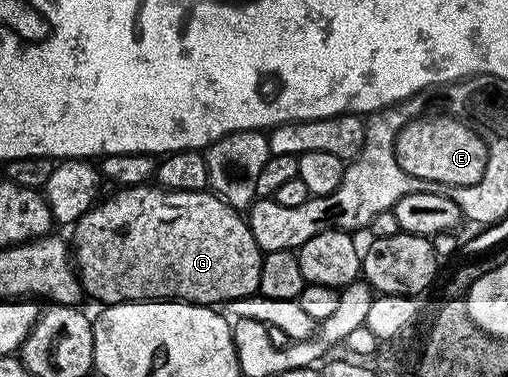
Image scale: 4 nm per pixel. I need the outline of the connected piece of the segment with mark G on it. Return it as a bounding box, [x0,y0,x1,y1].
[73,183,263,306]

